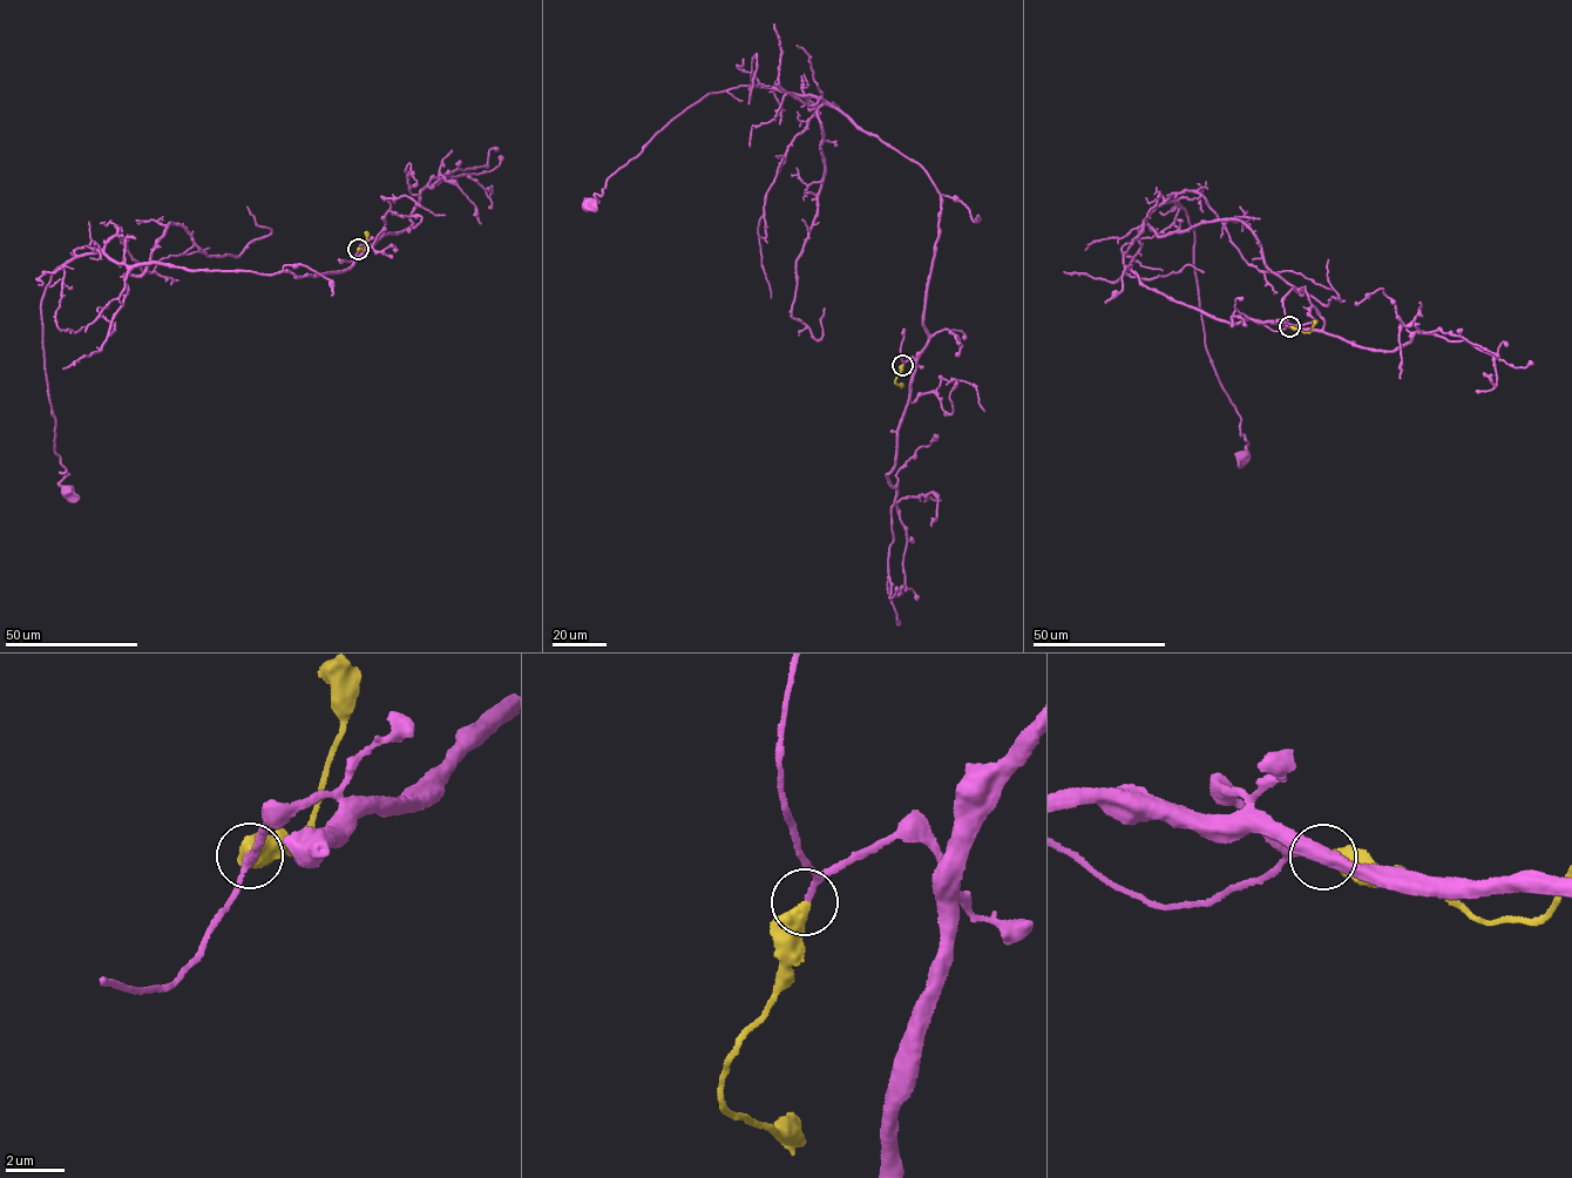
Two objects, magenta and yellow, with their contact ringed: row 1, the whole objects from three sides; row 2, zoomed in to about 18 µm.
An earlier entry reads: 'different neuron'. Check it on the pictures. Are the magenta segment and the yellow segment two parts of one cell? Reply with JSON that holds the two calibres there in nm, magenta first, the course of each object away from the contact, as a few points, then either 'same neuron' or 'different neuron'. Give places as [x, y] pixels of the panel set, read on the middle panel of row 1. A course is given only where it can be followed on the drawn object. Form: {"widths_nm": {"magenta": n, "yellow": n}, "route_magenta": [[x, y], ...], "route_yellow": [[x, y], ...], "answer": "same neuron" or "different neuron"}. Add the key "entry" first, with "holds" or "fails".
{"entry": "fails", "widths_nm": {"magenta": 150, "yellow": 500}, "route_magenta": [[902, 365], [928, 340], [940, 193], [919, 164], [820, 97], [743, 86], [712, 93], [589, 202]], "route_yellow": [[902, 365], [895, 383], [902, 385]], "answer": "same neuron"}

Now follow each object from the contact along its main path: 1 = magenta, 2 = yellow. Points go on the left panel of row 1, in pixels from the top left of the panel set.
1: (359, 249), (366, 245), (338, 272), (300, 278), (129, 265), (95, 251), (59, 268), (41, 302), (66, 492)
2: (359, 249), (364, 248), (367, 231)

